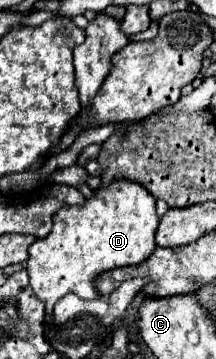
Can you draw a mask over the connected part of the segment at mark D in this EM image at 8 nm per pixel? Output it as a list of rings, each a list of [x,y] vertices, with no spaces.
[[[116,180],[108,188],[100,184],[82,206],[64,206],[56,212],[52,232],[28,248],[30,258],[26,260],[30,286],[46,302],[46,322],[52,320],[54,304],[68,292],[84,300],[94,300],[98,294],[94,280],[100,272],[140,264],[154,252],[154,234],[158,228],[154,204],[154,196],[144,192],[140,184]]]

